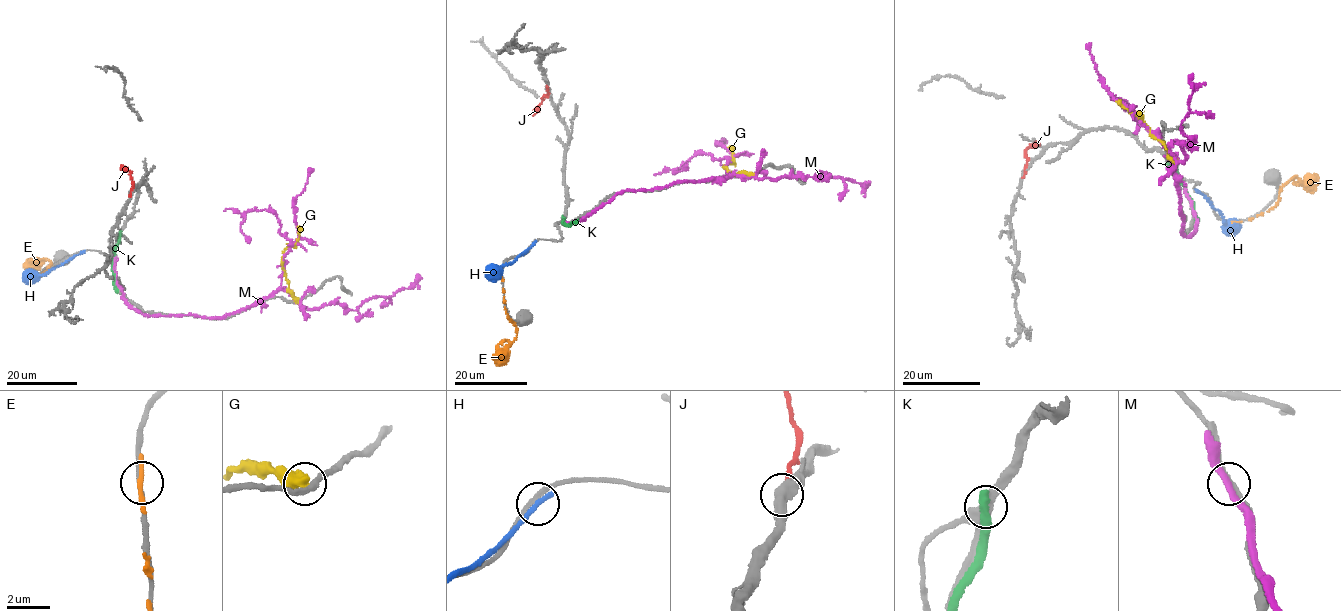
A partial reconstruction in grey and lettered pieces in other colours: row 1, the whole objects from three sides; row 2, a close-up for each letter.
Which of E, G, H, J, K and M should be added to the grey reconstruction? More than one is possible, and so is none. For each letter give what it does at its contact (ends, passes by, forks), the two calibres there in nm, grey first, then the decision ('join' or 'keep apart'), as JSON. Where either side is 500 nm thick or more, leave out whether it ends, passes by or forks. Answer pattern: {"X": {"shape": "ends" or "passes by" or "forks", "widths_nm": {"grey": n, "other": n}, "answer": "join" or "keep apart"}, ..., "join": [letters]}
{"E": {"shape": "passes by", "widths_nm": {"grey": 200, "other": 190}, "answer": "keep apart"}, "G": {"widths_nm": {"grey": 280, "other": 700}, "answer": "keep apart"}, "H": {"shape": "ends", "widths_nm": {"grey": 220, "other": 320}, "answer": "keep apart"}, "J": {"widths_nm": {"grey": 500, "other": 170}, "answer": "keep apart"}, "K": {"shape": "ends", "widths_nm": {"grey": 400, "other": 480}, "answer": "keep apart"}, "M": {"shape": "passes by", "widths_nm": {"grey": 320, "other": 320}, "answer": "keep apart"}, "join": []}

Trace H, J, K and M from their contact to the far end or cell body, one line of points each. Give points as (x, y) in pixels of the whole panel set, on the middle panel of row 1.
H: (534, 243), (488, 277)
J: (547, 89), (548, 93), (532, 115)
K: (562, 218), (565, 224), (578, 221)
M: (567, 224), (582, 220), (625, 191), (733, 175), (776, 179), (823, 172), (866, 184), (865, 189)

